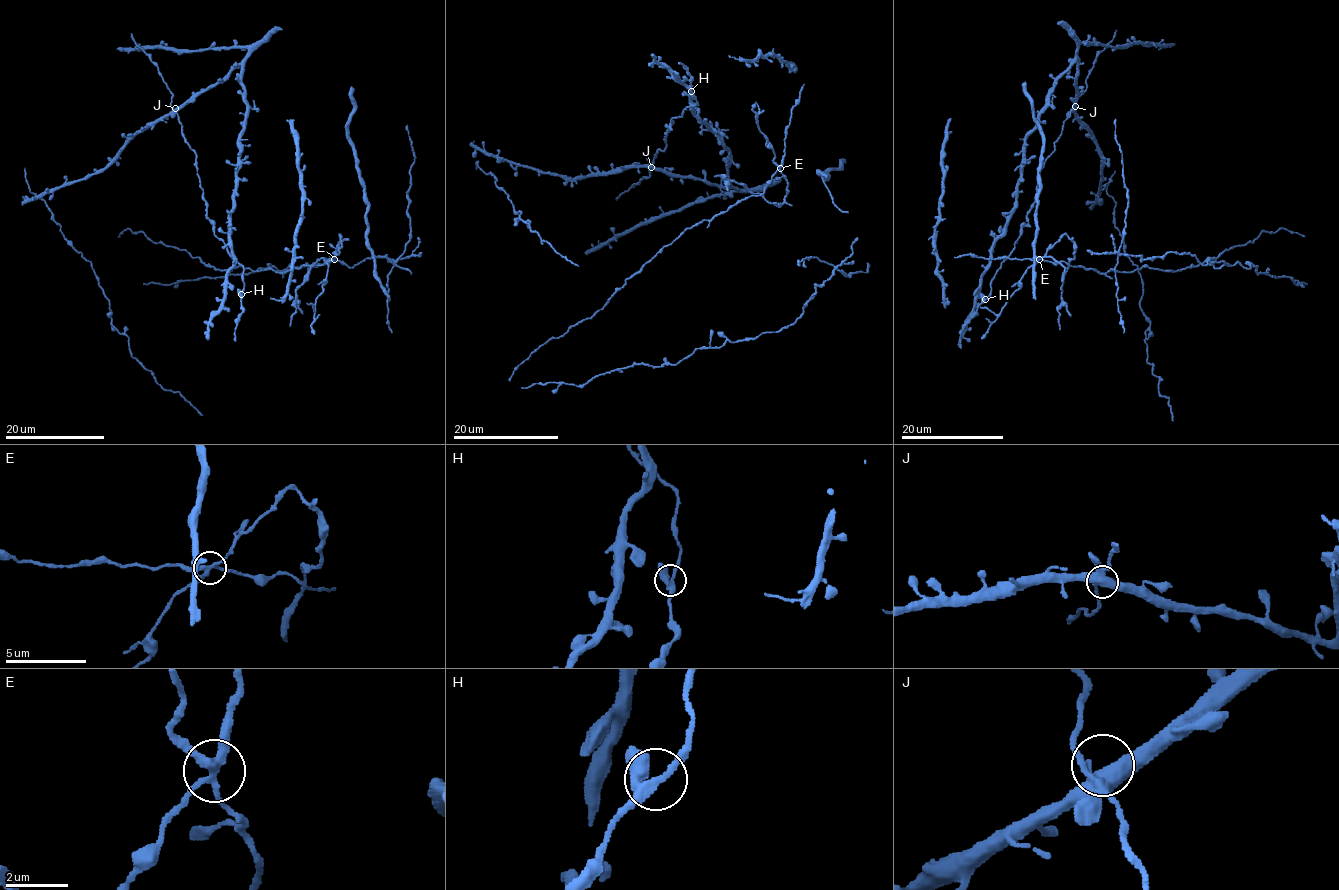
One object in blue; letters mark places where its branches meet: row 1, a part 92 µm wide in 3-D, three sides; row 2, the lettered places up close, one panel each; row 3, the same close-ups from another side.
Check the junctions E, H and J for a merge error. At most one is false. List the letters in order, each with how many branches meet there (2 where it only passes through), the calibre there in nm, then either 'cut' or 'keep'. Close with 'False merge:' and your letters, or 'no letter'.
E: branches 4; calibre 260 nm; cut
H: branches 3; calibre 280 nm; keep
J: branches 4; calibre 440 nm; keep
False merge: E

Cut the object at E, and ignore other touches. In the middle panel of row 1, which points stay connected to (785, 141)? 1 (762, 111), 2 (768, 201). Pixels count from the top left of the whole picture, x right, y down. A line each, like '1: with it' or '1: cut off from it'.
1: cut off from it
2: cut off from it

